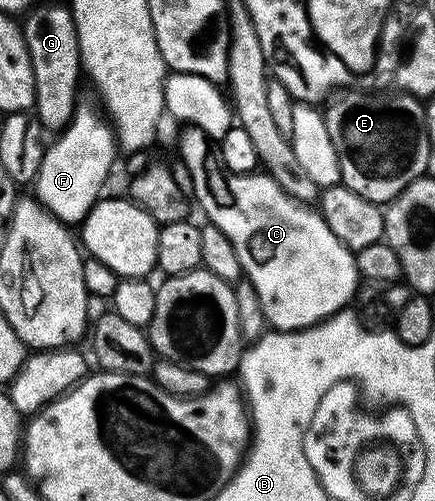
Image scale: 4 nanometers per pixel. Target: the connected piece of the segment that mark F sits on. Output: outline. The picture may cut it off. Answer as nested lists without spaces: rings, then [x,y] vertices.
[[[76,108],[71,124],[43,151],[41,171],[35,176],[33,193],[37,200],[68,227],[78,226],[100,200],[103,184],[111,173],[117,154],[116,136],[102,112]]]

